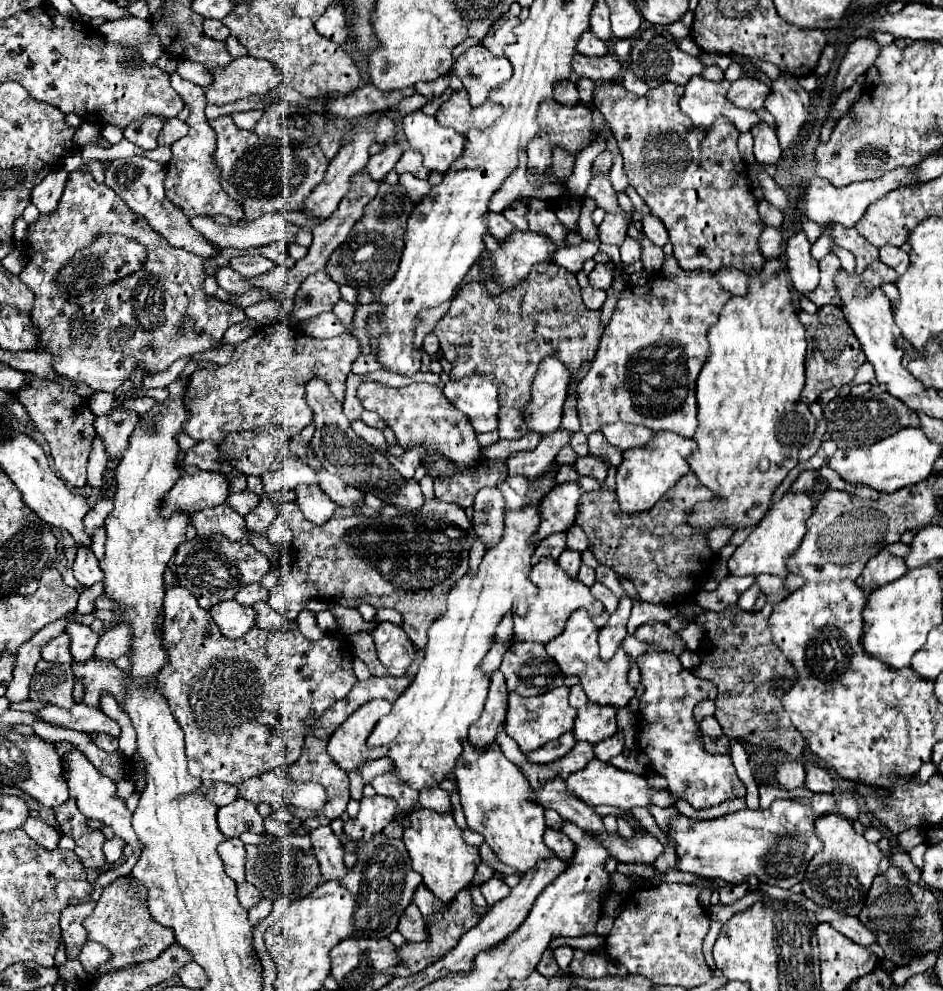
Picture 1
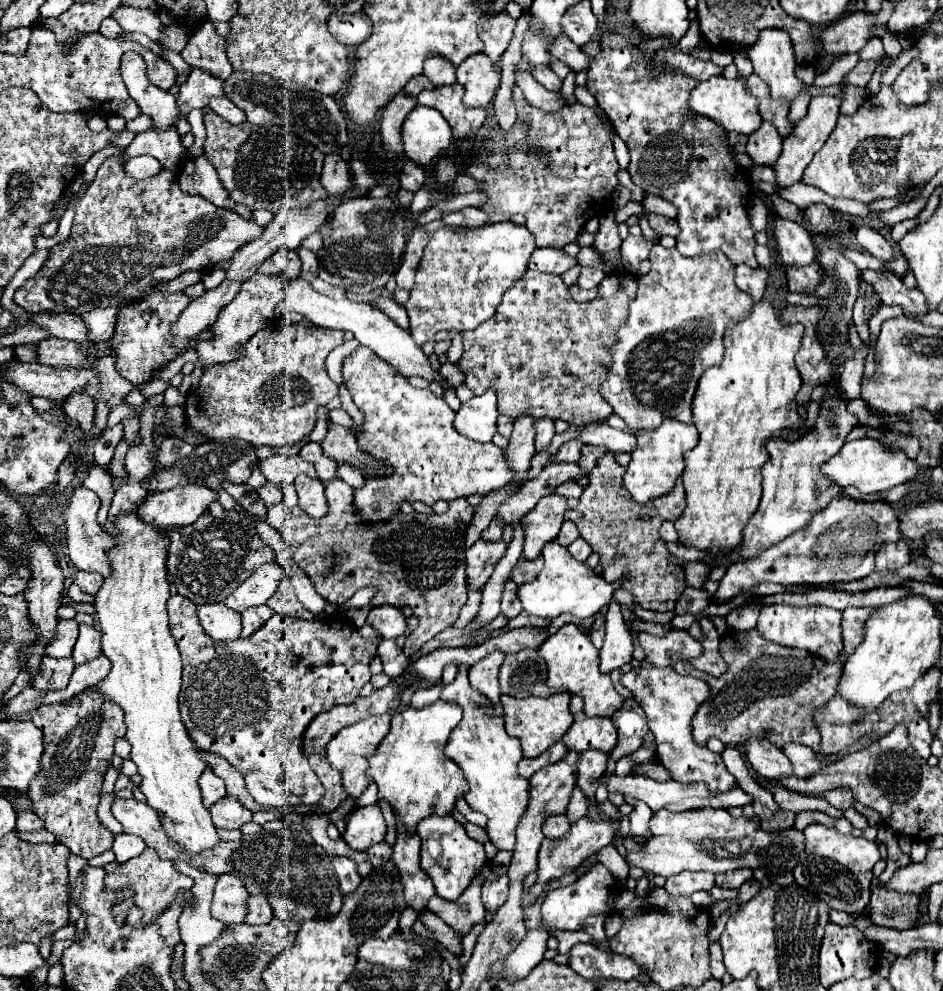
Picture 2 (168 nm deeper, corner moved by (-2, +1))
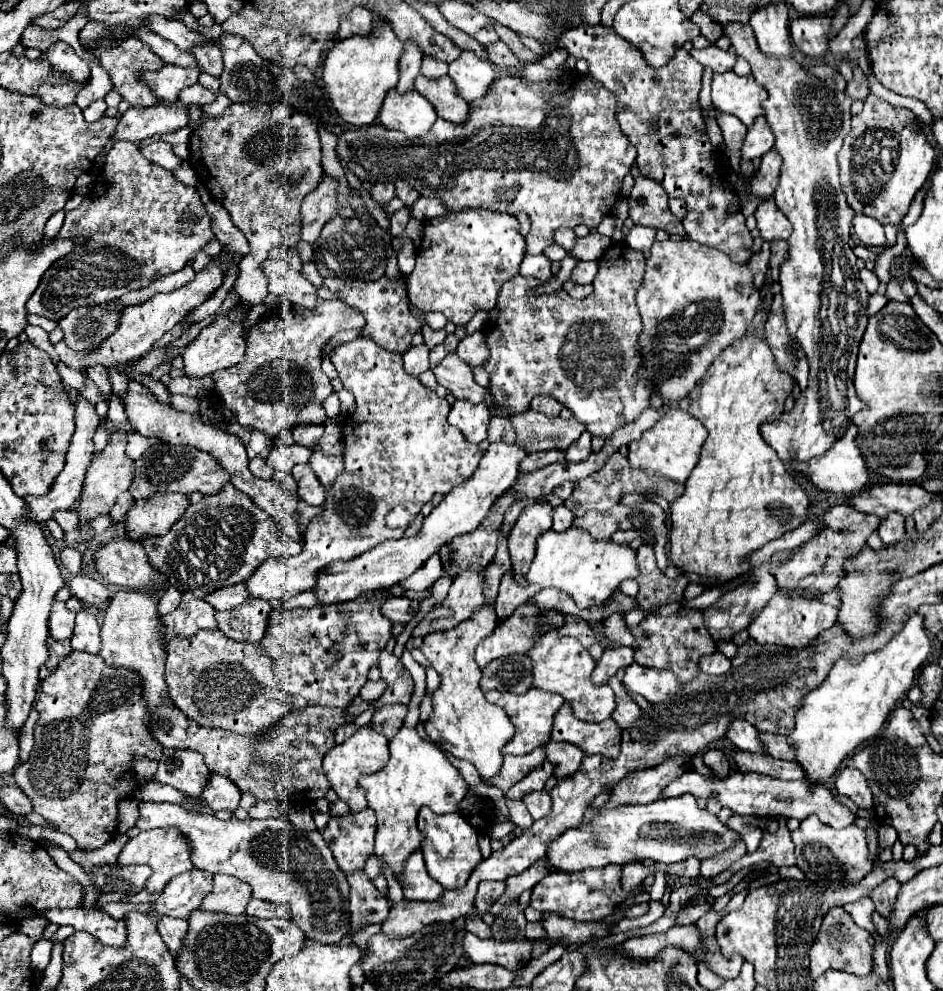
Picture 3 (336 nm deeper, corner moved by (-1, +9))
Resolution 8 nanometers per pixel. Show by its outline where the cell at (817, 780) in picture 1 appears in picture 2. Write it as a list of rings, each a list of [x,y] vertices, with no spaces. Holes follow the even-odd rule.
[[[790,743],[788,747],[782,747],[782,753],[788,757],[788,761],[792,763],[792,771],[796,777],[808,777],[814,775],[816,771],[820,771],[820,761],[816,757],[816,753],[804,745],[796,745]]]

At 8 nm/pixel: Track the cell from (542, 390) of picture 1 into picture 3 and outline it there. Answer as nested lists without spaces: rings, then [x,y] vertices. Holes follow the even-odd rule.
[[[491,443],[489,449],[485,451],[479,469],[475,475],[463,485],[451,491],[435,509],[429,517],[425,517],[423,527],[417,535],[413,537],[401,537],[397,541],[385,541],[371,551],[351,559],[351,561],[335,561],[323,573],[319,575],[319,581],[315,585],[317,597],[331,605],[331,603],[343,603],[359,597],[363,591],[369,589],[385,589],[391,587],[409,575],[413,575],[423,561],[427,561],[433,553],[439,551],[441,545],[451,543],[455,537],[473,531],[491,511],[491,505],[499,495],[503,495],[519,477],[519,463],[527,451],[519,447],[517,443]]]

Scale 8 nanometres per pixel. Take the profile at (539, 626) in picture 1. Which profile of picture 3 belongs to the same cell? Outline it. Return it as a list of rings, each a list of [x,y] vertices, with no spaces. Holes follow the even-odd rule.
[[[569,527],[563,533],[553,529],[545,531],[537,539],[535,559],[531,569],[527,571],[527,583],[535,583],[541,589],[553,587],[565,595],[569,595],[577,607],[587,609],[605,601],[621,581],[635,579],[639,575],[635,551],[629,545],[617,545],[611,539],[591,539],[587,531]]]

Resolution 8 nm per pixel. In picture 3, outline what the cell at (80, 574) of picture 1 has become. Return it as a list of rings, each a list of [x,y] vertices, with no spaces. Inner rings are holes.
[[[81,573],[75,575],[75,577],[69,577],[67,585],[69,585],[73,597],[77,597],[79,601],[83,601],[87,605],[105,603],[109,599],[109,595],[111,595],[109,589],[101,581],[93,579],[89,575],[81,575]]]

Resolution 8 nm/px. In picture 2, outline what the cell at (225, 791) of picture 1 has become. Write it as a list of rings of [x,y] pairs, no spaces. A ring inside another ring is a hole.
[[[204,771],[198,779],[198,787],[200,787],[200,795],[204,801],[204,807],[212,807],[212,803],[216,803],[218,799],[222,799],[226,795],[224,789],[224,781],[216,775],[212,775],[212,771]]]

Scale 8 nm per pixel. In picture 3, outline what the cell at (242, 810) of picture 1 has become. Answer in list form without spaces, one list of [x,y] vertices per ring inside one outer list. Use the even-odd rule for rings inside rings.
[[[211,773],[209,785],[203,791],[203,799],[209,803],[209,807],[213,811],[235,811],[239,807],[239,799],[241,799],[241,791],[235,787],[233,781],[225,779],[223,775]]]

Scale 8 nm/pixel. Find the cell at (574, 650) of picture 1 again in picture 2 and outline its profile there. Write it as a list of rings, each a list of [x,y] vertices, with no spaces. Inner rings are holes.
[[[564,625],[554,635],[546,639],[546,643],[538,649],[540,657],[546,661],[548,679],[546,685],[550,689],[564,689],[572,695],[580,695],[584,699],[584,713],[588,717],[612,717],[624,703],[610,681],[610,675],[600,673],[598,669],[598,651],[592,645],[590,637],[580,633],[578,625]]]

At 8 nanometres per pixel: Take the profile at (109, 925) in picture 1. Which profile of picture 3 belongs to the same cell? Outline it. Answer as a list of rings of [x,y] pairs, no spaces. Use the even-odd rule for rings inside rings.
[[[149,829],[149,831],[141,831],[137,837],[133,837],[131,841],[127,841],[127,845],[123,847],[123,851],[119,853],[117,863],[119,865],[137,865],[137,863],[145,863],[153,869],[151,877],[147,879],[147,887],[145,891],[149,893],[161,893],[163,887],[167,885],[167,881],[175,875],[187,873],[193,869],[193,863],[189,859],[191,851],[189,851],[189,843],[183,835],[179,835],[175,829],[171,831],[159,831],[159,829]]]

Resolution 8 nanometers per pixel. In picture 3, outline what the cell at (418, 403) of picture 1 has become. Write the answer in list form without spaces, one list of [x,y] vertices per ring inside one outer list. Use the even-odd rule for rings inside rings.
[[[355,339],[351,343],[339,345],[331,353],[331,363],[335,365],[343,387],[355,395],[357,409],[343,425],[343,445],[345,445],[345,471],[337,477],[335,485],[327,491],[323,503],[323,513],[311,521],[303,541],[303,551],[295,557],[267,559],[249,579],[247,591],[251,597],[261,597],[273,601],[279,597],[293,597],[315,587],[315,575],[333,563],[335,559],[355,559],[371,547],[403,537],[409,523],[421,511],[425,503],[431,501],[435,493],[447,495],[451,489],[463,485],[479,467],[483,451],[475,443],[467,443],[457,427],[447,423],[447,413],[451,405],[447,399],[437,397],[437,393],[425,387],[417,377],[409,375],[403,367],[403,355],[379,347],[371,339]]]

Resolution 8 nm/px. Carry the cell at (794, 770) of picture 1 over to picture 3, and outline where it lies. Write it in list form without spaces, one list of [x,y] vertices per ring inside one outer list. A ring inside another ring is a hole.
[[[735,719],[735,723],[731,723],[731,727],[727,731],[727,737],[741,751],[767,753],[767,749],[763,747],[763,743],[759,739],[759,731],[745,719]]]

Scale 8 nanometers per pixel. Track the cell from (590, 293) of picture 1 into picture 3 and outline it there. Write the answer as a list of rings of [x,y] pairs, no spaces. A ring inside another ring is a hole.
[[[569,279],[569,281],[565,281],[565,283],[563,283],[563,289],[565,289],[565,291],[575,299],[583,299],[593,292],[593,285],[579,285],[577,283],[573,283],[573,281]]]

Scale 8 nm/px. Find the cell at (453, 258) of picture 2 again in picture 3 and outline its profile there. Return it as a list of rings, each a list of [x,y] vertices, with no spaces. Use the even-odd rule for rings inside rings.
[[[451,211],[443,217],[425,221],[423,243],[417,253],[417,265],[407,277],[407,297],[423,313],[441,311],[457,327],[467,325],[475,313],[495,309],[497,293],[505,281],[519,273],[525,257],[525,237],[519,233],[519,221],[509,213],[491,211]]]

